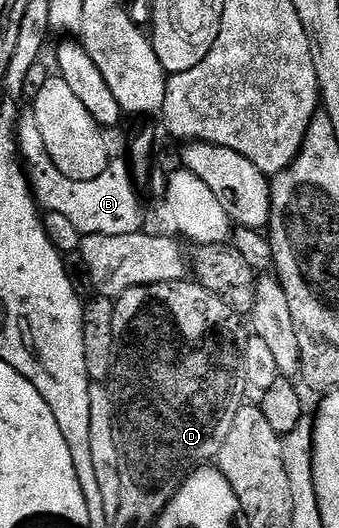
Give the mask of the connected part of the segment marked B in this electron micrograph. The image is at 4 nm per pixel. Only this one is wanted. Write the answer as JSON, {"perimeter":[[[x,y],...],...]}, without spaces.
{"perimeter":[[[31,114],[24,115],[18,121],[17,143],[31,190],[35,194],[35,203],[40,209],[63,214],[73,222],[83,236],[133,234],[144,227],[143,204],[135,193],[136,181],[133,179],[132,171],[124,161],[123,165],[119,158],[112,159],[107,169],[92,180],[65,178],[65,174],[61,174],[61,170],[57,170],[57,166],[49,158],[45,142],[41,142],[41,130],[37,130],[37,122]]]}

